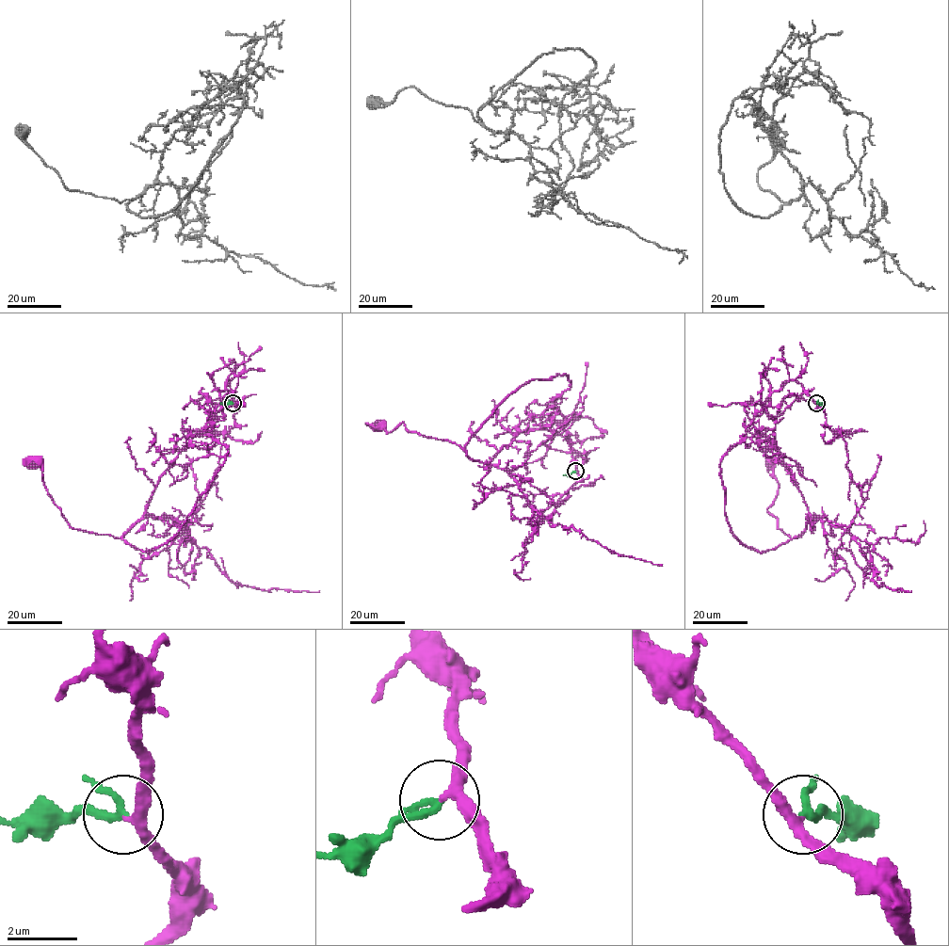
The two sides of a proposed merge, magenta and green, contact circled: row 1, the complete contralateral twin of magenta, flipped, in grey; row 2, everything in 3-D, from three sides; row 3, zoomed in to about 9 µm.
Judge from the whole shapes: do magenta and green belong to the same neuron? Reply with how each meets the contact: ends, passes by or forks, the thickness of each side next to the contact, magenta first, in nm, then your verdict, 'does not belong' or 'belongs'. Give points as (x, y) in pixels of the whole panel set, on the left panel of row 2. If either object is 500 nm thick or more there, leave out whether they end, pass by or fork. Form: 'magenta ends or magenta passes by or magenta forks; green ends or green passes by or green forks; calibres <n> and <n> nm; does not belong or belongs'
magenta passes by; green passes by; calibres 240 and 200 nm; belongs

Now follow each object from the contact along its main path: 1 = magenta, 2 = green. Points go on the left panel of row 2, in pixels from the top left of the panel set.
1: (233, 404), (234, 425), (185, 529), (152, 515), (120, 538), (73, 528), (36, 462)
2: (233, 404), (220, 403)

